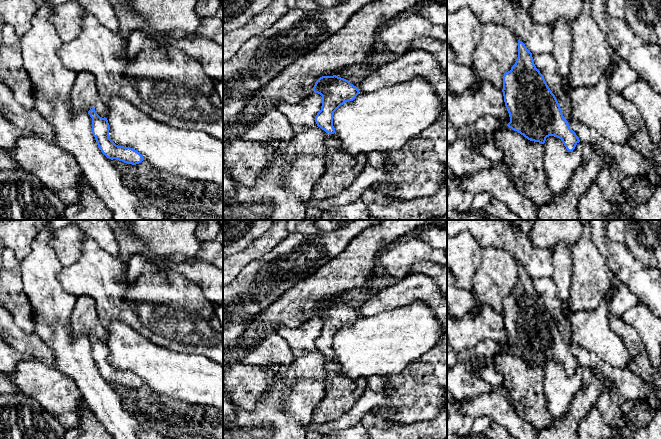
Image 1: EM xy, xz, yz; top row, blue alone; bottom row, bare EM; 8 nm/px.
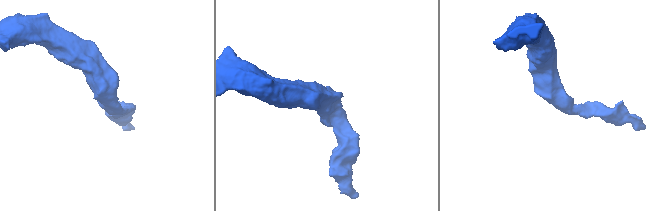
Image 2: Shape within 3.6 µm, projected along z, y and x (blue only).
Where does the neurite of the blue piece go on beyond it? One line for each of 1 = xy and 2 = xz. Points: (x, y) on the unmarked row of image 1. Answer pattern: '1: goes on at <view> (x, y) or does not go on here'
1: does not go on here
2: does not go on here

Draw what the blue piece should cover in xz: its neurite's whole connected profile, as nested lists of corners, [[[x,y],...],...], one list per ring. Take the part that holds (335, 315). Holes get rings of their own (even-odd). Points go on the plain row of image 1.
[[[333,299],[320,301],[313,315],[322,320],[321,334],[315,340],[315,346],[326,357],[334,358],[334,336],[345,326],[353,325],[359,318],[359,314],[348,304]]]

